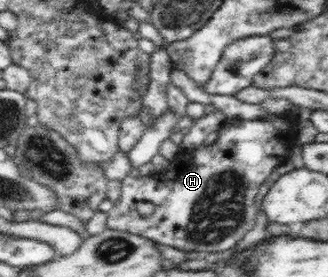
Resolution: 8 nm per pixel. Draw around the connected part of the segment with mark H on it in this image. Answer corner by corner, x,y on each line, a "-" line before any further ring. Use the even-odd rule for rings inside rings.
267,115
260,119
228,119
221,126
217,140
212,145
201,145
195,152
179,151
179,154
170,162
170,166
161,173
155,173
152,176
139,176
138,174
131,173
122,180
120,199
118,203
110,204
112,209
107,213
106,226
109,229
117,229
120,231
129,232
134,235
144,236
149,240
157,242
159,245
165,247
173,247
186,252
200,252
202,255
213,252
223,252
223,250
229,250
233,246
237,246
237,243
249,230
253,228
258,213
258,208
255,206
255,199
257,199
257,192
259,188
262,188
265,181
271,176
273,170
283,164
288,158
290,158
291,147
296,144
295,136
298,133
298,122
295,117
289,117
288,115
-
137,202
151,202
154,206
153,214
147,217
141,217
137,211

